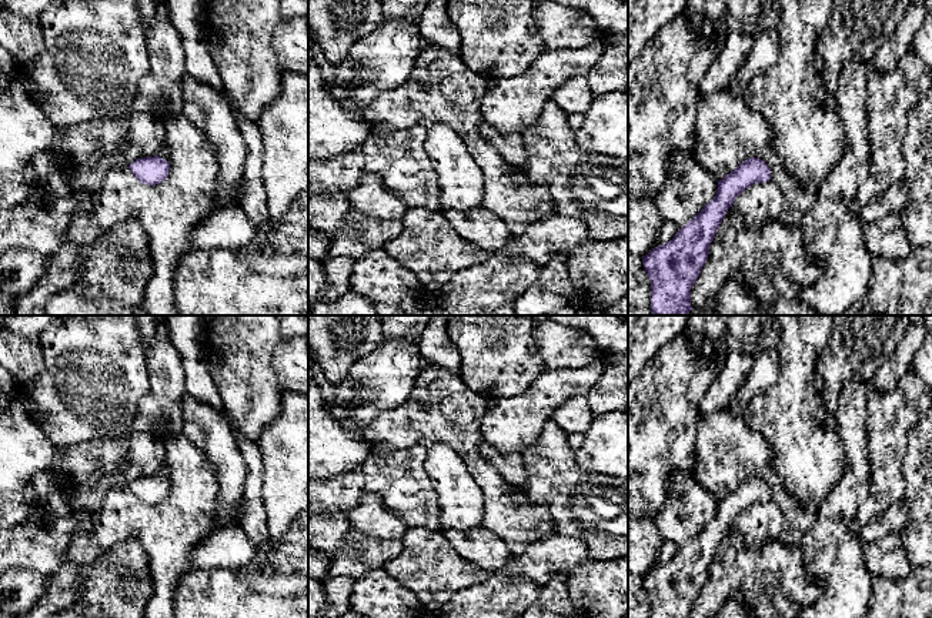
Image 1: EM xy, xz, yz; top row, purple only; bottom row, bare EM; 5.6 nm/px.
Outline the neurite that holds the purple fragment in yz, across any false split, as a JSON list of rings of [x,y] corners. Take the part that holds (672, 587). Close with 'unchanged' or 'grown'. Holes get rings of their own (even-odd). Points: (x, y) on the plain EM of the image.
[[[755,477],[719,500],[716,515],[672,559],[642,577],[651,599],[651,618],[691,618],[691,608],[708,579],[709,565],[728,528],[745,508],[769,500],[769,485]]] | unchanged

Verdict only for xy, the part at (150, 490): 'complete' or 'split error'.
split error

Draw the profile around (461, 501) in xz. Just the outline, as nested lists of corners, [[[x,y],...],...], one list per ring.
[[[448,444],[431,445],[425,470],[438,494],[441,531],[468,531],[480,527],[484,515],[484,492],[460,455]]]

